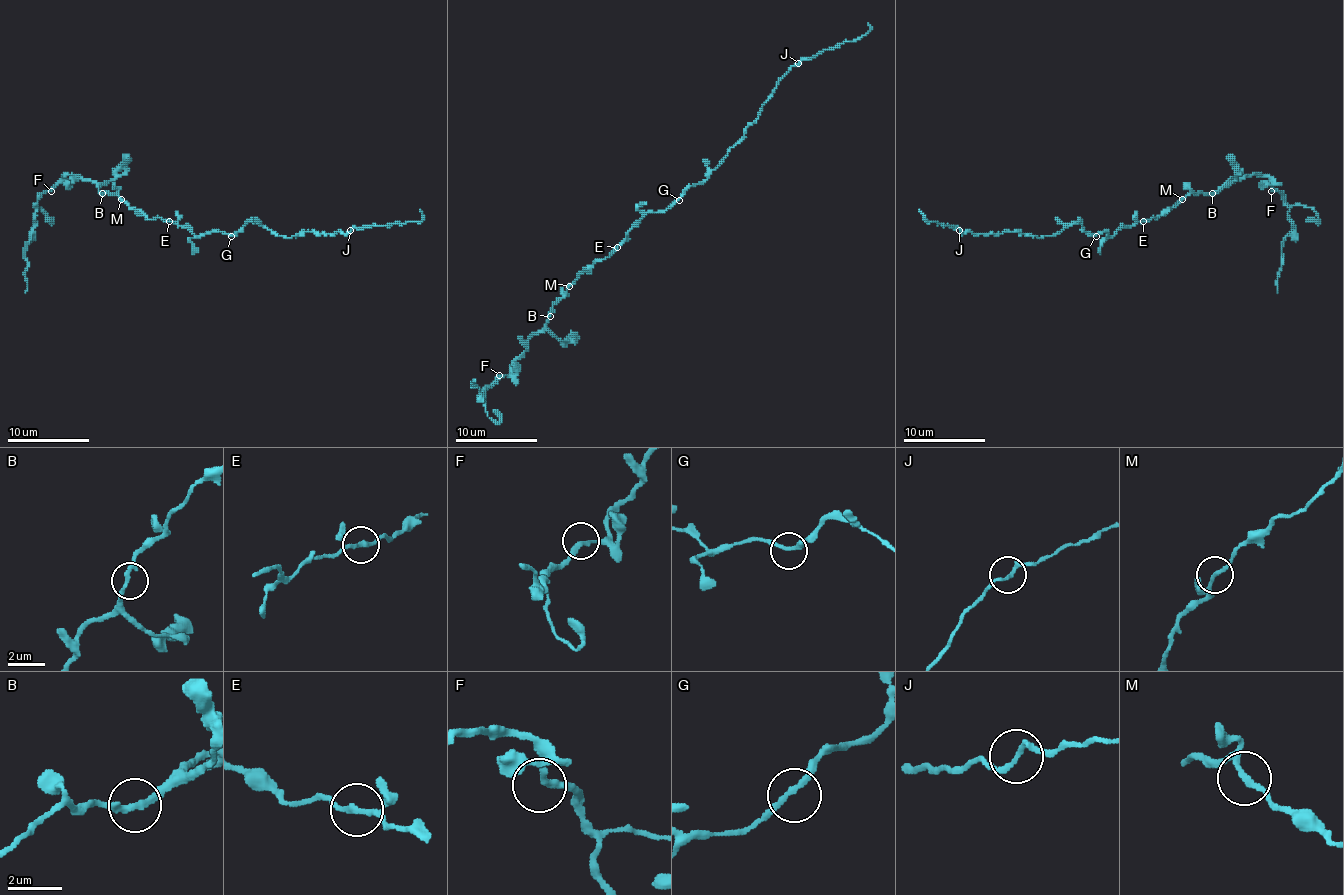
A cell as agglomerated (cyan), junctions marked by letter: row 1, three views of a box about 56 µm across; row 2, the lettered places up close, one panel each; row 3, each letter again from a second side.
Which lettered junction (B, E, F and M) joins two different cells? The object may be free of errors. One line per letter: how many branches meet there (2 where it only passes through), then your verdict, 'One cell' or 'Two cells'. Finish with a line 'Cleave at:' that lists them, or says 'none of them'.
B: Branches: 2. One cell
E: Branches: 2. One cell
F: Branches: 2. One cell
M: Branches: 2. One cell
Cleave at: none of them

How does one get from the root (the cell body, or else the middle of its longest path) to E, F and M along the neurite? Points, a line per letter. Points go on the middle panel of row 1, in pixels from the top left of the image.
E: (632, 229), (618, 247)
F: (632, 229), (607, 257), (597, 259), (579, 275), (552, 306), (546, 324), (528, 341), (512, 371), (499, 375)
M: (632, 229), (607, 257), (597, 259), (569, 286)

